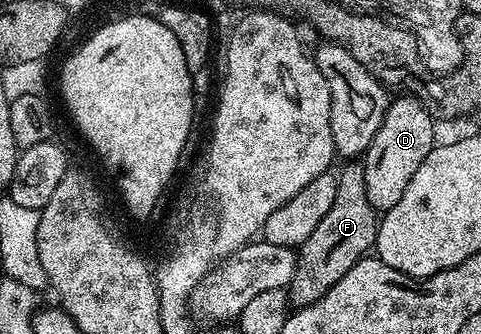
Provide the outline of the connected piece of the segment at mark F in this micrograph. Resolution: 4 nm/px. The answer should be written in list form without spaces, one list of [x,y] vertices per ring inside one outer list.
[[[350,161],[345,164],[342,172],[337,172],[336,201],[332,201],[332,209],[324,213],[324,221],[316,225],[316,230],[308,241],[297,248],[295,275],[288,286],[288,299],[291,304],[306,307],[310,303],[320,301],[352,265],[367,254],[366,251],[378,242],[379,212],[368,201],[364,189],[364,169],[362,163]]]

